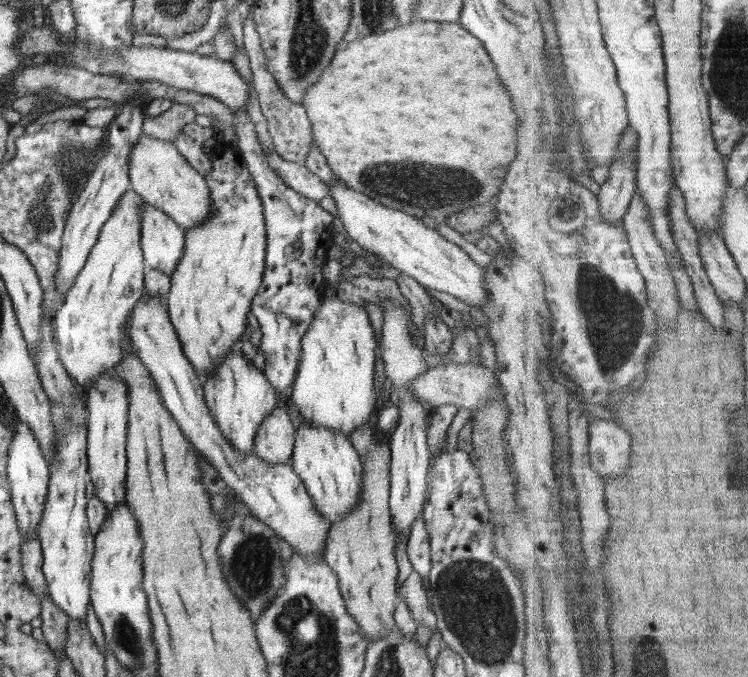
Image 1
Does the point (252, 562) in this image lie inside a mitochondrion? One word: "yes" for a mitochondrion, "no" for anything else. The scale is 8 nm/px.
yes

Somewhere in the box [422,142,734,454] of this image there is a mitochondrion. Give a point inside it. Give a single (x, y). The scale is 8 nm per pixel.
(611, 317)

